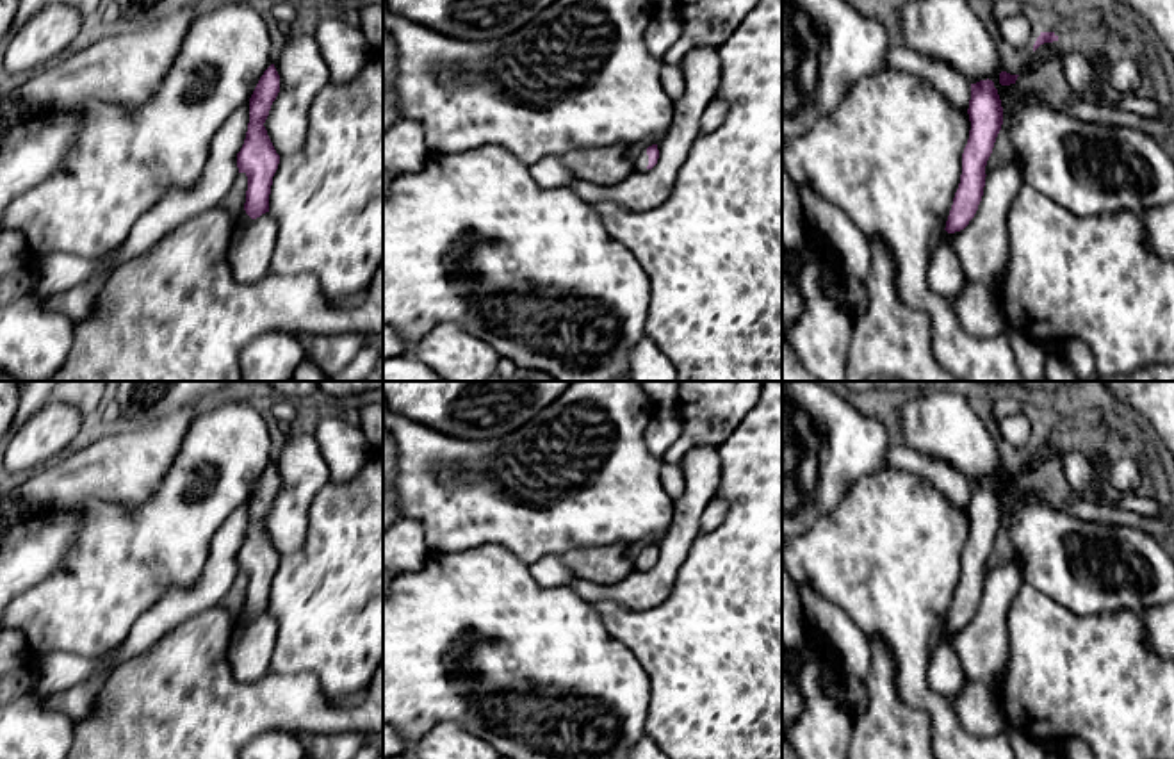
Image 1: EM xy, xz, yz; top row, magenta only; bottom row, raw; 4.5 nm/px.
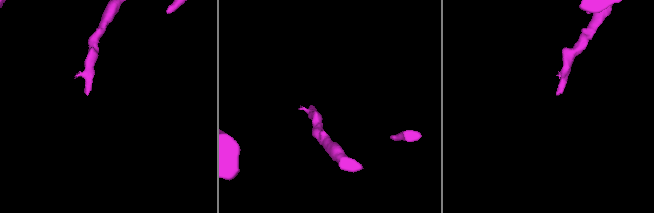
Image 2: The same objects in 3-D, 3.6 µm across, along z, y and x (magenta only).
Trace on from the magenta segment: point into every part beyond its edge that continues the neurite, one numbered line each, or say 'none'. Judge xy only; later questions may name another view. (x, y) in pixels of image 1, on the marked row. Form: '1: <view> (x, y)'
none

